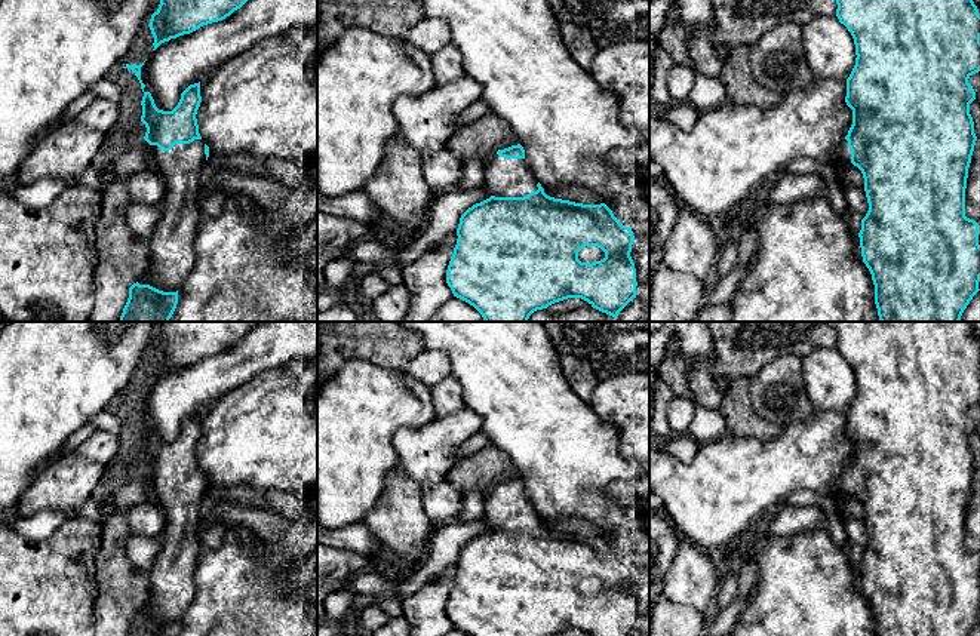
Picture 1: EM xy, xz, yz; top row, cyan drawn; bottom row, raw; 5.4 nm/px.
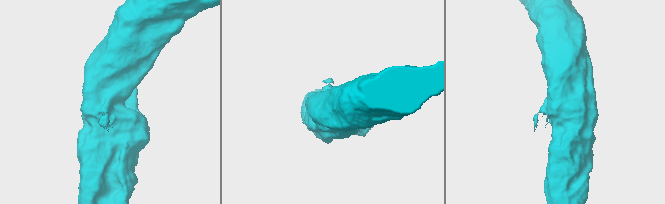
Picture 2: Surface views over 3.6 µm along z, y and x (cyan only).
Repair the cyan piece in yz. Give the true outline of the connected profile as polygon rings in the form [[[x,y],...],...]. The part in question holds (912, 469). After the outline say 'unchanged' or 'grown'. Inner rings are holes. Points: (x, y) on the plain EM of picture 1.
[[[829,322],[835,329],[836,348],[851,365],[855,377],[855,397],[847,411],[845,434],[852,442],[852,457],[848,467],[836,480],[829,497],[835,501],[836,510],[830,514],[845,520],[845,504],[854,497],[864,510],[864,523],[869,543],[861,551],[858,565],[863,594],[872,606],[875,617],[875,636],[970,636],[980,623],[980,557],[965,549],[965,520],[968,500],[977,468],[970,446],[970,436],[976,424],[968,411],[980,403],[980,345],[973,334],[970,322]]]; grown

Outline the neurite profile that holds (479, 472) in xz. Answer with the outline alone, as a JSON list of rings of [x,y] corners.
[[[492,445],[458,461],[446,474],[446,482],[464,497],[473,491],[486,492],[510,467],[509,455]]]

